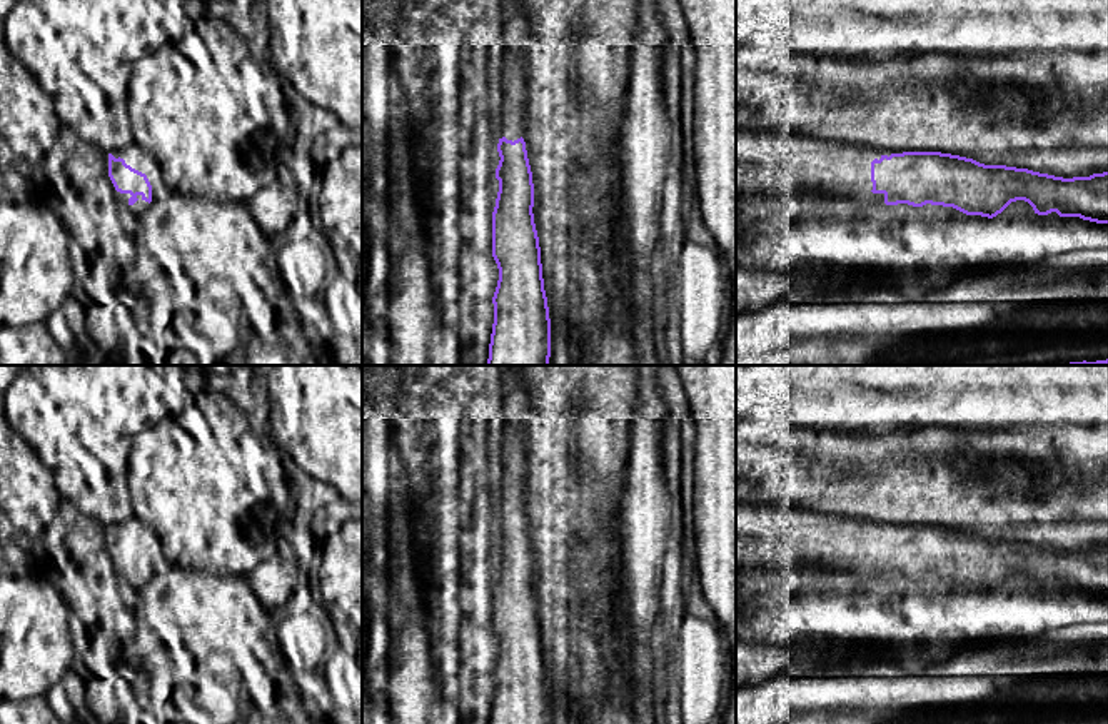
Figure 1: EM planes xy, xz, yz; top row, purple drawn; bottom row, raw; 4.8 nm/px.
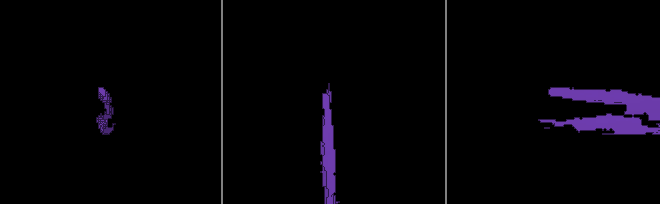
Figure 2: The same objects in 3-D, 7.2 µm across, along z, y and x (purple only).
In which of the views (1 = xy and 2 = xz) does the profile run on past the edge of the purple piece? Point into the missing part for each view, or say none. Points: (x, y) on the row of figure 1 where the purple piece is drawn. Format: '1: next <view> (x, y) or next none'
1: next xy (134, 155)
2: next xz (516, 30)

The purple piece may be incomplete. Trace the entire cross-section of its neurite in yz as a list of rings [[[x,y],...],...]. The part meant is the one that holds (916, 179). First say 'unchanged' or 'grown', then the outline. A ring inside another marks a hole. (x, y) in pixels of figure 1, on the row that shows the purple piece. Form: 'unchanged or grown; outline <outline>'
grown; outline [[[736,130],[736,197],[786,197],[798,190],[851,197],[864,204],[943,205],[988,219],[1001,214],[1011,202],[1025,200],[1038,215],[1056,212],[1060,217],[1108,224],[1108,172],[1063,178],[1028,168],[985,165],[941,152],[886,150],[799,133]]]

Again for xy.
grown; outline [[[135,142],[105,152],[103,165],[115,199],[135,215],[170,194],[157,160]]]

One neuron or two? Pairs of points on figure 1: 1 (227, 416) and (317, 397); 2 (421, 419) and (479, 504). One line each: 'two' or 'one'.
1: two
2: one

